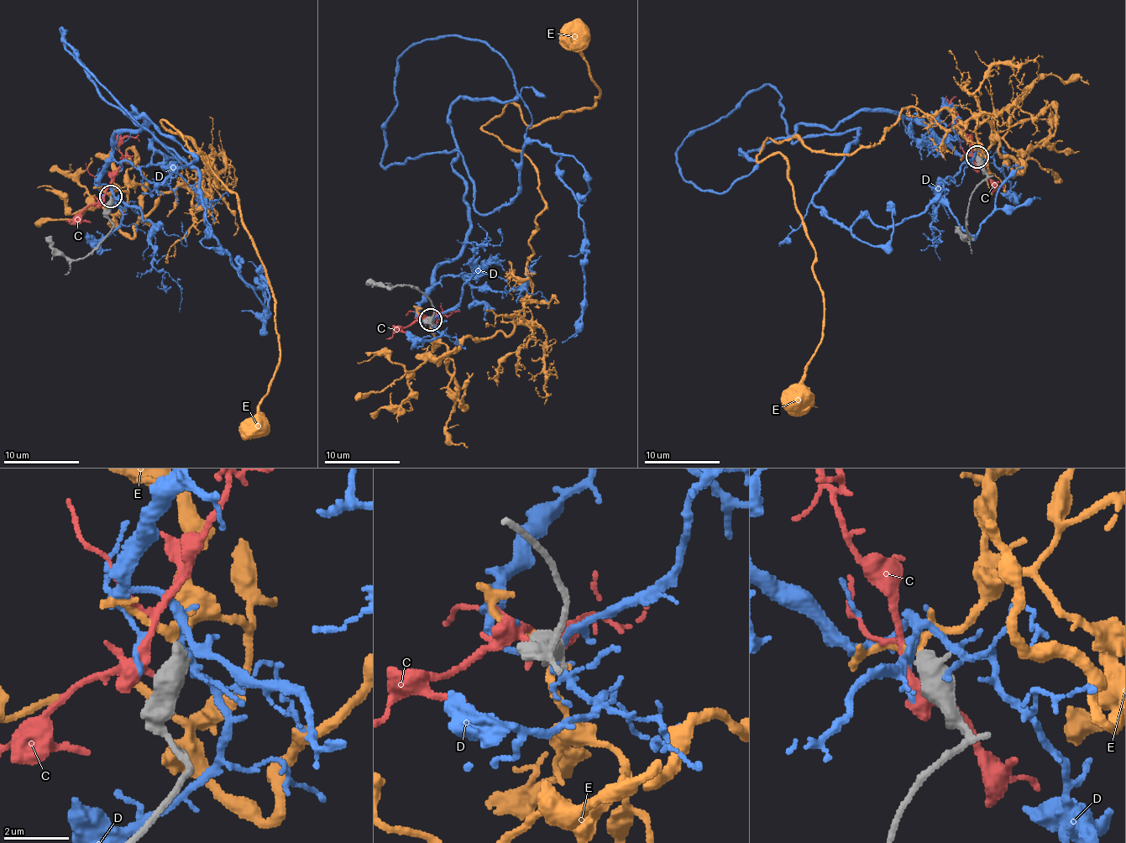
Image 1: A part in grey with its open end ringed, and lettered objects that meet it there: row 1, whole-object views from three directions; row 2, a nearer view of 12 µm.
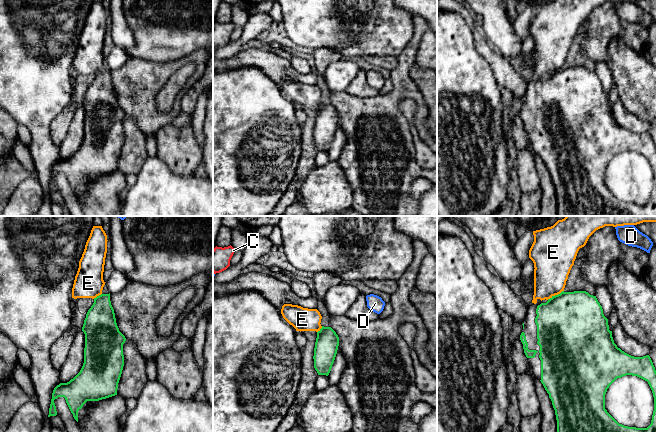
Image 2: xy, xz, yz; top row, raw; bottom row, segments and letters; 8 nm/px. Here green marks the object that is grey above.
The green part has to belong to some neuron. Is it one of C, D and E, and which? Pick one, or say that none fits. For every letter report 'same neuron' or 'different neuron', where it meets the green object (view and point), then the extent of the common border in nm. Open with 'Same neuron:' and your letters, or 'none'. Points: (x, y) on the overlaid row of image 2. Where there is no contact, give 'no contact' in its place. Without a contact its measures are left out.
Same neuron: E
C: different neuron; no contact
D: different neuron; no contact
E: same neuron; contact yz (555, 295); length 150 nm

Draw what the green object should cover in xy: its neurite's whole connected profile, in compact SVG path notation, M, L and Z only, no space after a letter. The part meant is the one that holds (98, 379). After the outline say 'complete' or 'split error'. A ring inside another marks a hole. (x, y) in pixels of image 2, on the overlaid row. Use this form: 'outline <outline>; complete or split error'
outline M93 226L72 288L72 298L94 300L82 327L85 334L84 363L73 379L54 388L48 417L57 415L54 400L58 397L65 398L78 422L78 411L87 401L117 395L124 366L123 344L126 338L117 326L110 293L102 293L107 241L102 226Z; split error

